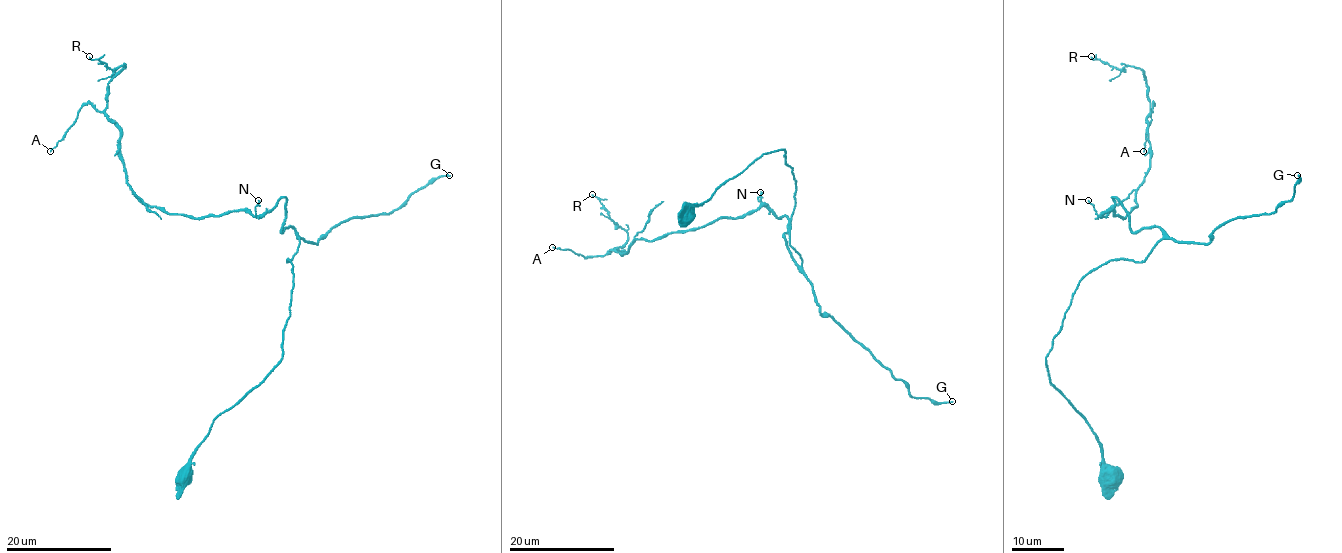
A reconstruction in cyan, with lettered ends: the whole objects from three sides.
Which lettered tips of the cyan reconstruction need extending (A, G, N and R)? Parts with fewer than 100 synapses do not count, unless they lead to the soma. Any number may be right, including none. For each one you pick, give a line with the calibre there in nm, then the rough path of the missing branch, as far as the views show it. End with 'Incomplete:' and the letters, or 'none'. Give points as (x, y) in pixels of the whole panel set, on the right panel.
G: 200 nm thick
Incomplete: G

